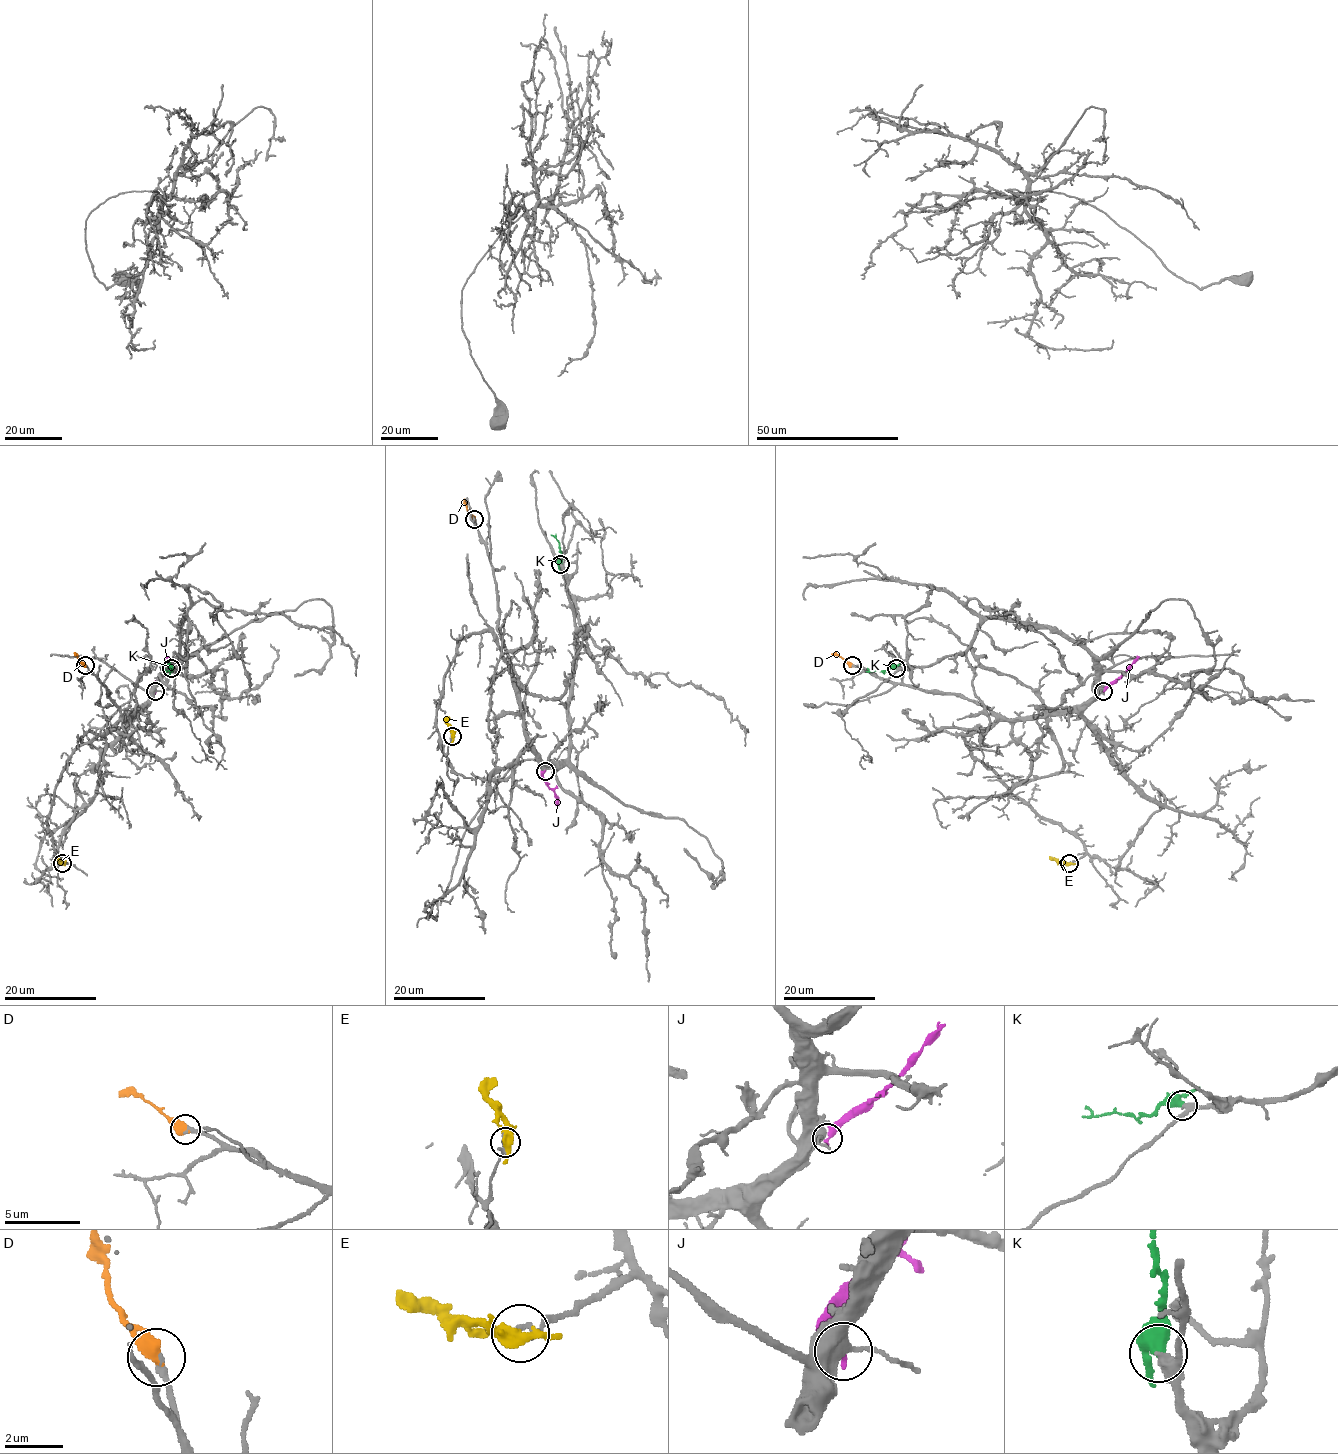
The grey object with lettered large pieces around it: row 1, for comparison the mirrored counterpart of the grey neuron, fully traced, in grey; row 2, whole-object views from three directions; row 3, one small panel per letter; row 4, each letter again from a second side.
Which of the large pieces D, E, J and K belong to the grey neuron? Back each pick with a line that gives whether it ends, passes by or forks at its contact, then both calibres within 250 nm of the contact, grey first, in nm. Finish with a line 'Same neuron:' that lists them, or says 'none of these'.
D: it ends; calibres 240 and 600 nm
Same neuron: D

